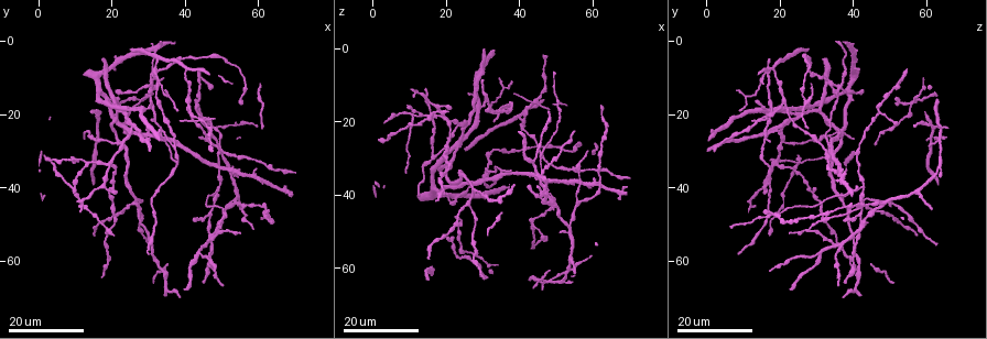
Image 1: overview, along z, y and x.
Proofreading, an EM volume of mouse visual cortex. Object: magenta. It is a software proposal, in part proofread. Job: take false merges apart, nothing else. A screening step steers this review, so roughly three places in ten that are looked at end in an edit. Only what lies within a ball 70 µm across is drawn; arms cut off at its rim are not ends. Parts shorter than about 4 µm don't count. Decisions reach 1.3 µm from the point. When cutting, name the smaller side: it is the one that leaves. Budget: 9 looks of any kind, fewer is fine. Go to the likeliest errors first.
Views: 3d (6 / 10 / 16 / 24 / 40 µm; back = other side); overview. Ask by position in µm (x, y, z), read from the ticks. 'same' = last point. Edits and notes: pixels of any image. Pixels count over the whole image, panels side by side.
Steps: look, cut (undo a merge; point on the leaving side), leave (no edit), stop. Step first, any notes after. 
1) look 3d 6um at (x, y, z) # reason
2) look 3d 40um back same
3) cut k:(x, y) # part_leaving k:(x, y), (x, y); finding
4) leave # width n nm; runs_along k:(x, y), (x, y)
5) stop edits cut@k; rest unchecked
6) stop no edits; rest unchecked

look 3d 24um at (37.0, 29.5, 16.0) # small branch off a trunk

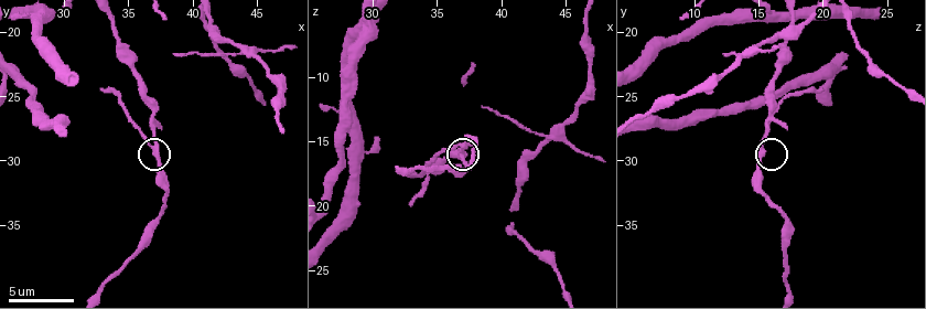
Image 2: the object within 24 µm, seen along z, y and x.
look 3d 6um at (37.0, 28.8, 15.2)

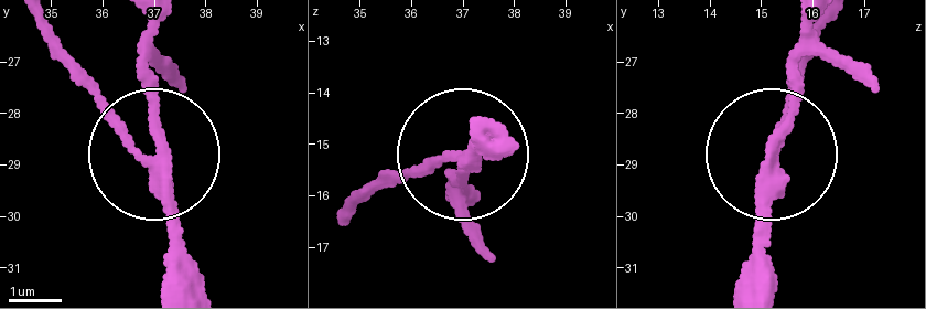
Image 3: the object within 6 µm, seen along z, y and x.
leave # all the same neuron

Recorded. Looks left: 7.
look 3d 24um at (23.0, 28.0, 21.5) # small branch off a trunk

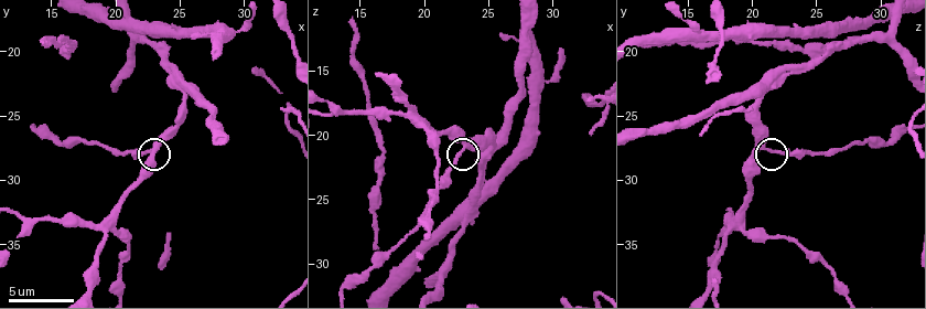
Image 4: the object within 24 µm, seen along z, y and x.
look 3d 10um at (23.0, 27.4, 20.8)

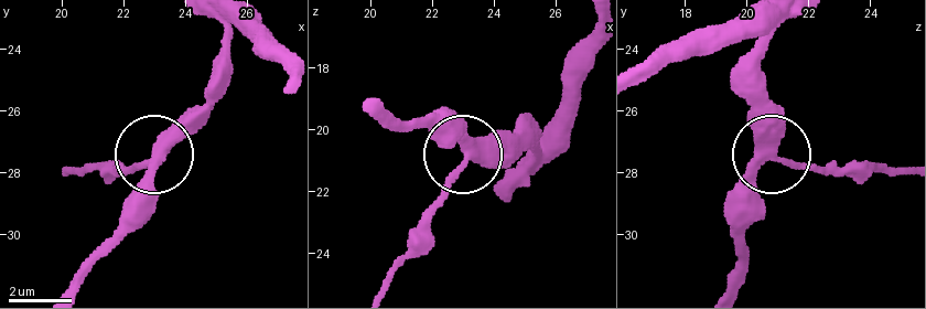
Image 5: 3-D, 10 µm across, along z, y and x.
look 3d 6um at (23.2, 27.5, 20.7)

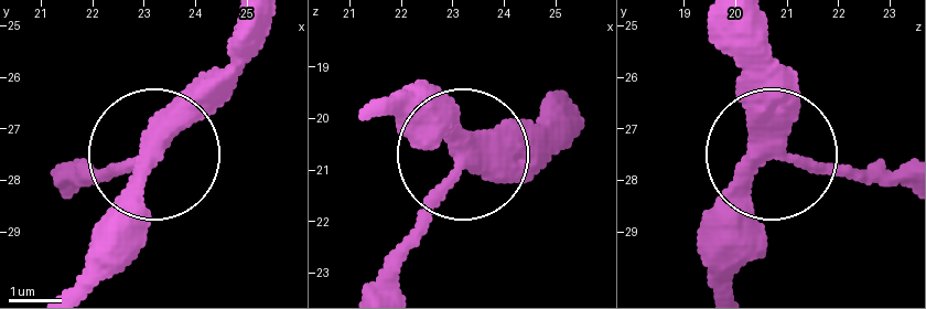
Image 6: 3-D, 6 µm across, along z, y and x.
leave # side_arm 33 um; runs_along 6:(753, 30), (757, 136), (806, 161), (894, 174); continuous, no second neuron

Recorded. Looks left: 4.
look 3d 16um at (34.5, 28.0, 33.0) # three arms meet

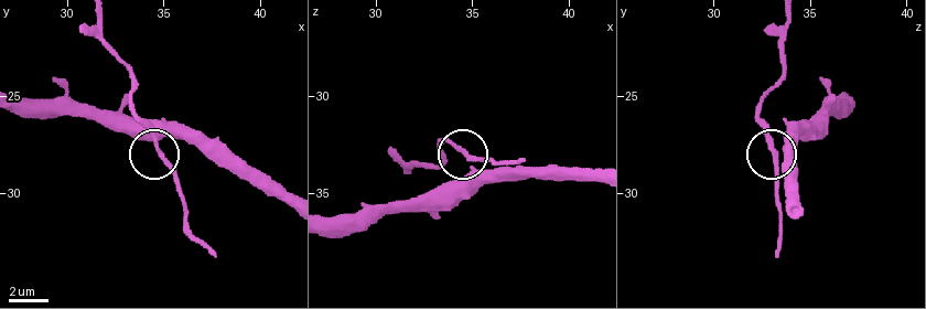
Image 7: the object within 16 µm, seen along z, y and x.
look 3d 10um at (34.8, 27.6, 32.9)

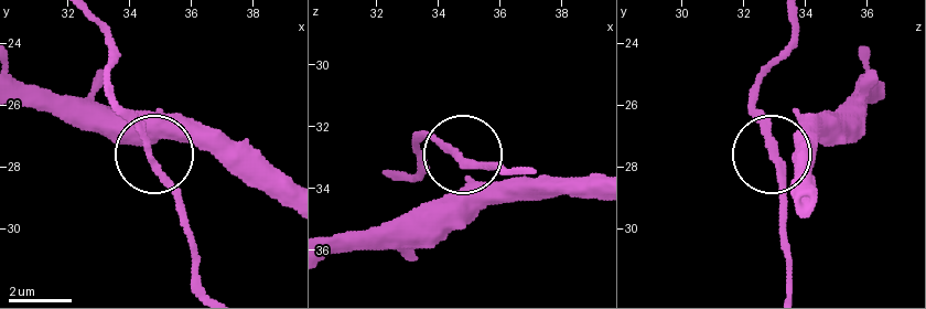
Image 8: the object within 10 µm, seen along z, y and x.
leave # width 170 nm; continuous, no second neuron

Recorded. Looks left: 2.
look 3d 24um at (49.5, 40.0, 42.5) # side arm on a straight run

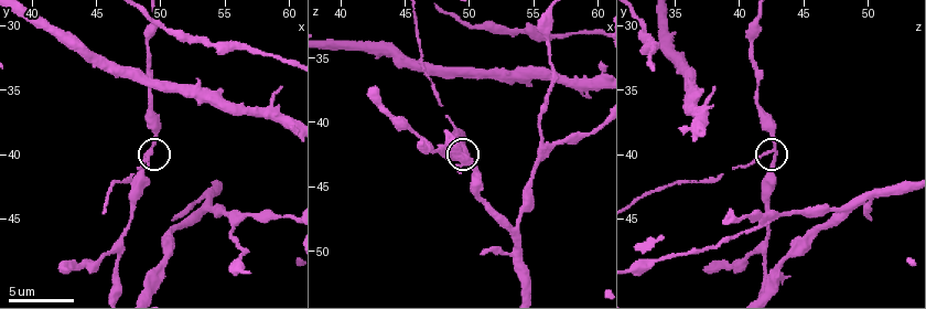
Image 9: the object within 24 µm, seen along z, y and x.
look 3d 6um at (49.2, 39.8, 42.2)

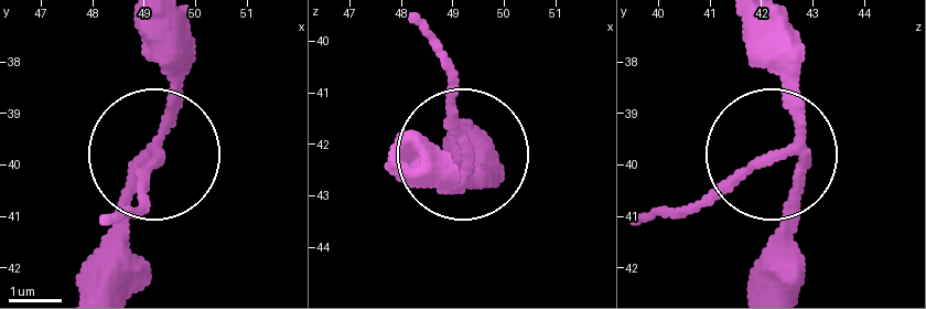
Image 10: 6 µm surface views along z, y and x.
cut 10:(148, 191) # arms 3; a second neuron is stuck on

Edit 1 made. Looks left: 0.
stop edits cut@10; rest unchecked

